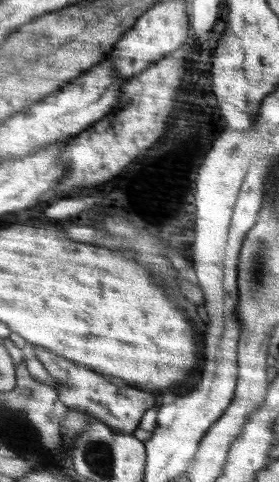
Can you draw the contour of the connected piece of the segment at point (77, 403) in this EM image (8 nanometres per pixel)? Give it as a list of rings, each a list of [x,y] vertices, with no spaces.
[[[34,346],[34,354],[36,358],[42,362],[42,366],[46,368],[48,374],[62,382],[62,386],[58,388],[60,400],[66,404],[68,408],[76,408],[76,410],[86,410],[88,415],[104,421],[107,425],[118,430],[121,433],[133,433],[141,424],[141,419],[144,418],[145,412],[149,411],[154,406],[154,396],[146,390],[140,390],[130,386],[127,388],[118,388],[106,376],[96,374],[94,370],[80,366],[72,360],[66,360],[50,349],[42,348],[42,346]]]

